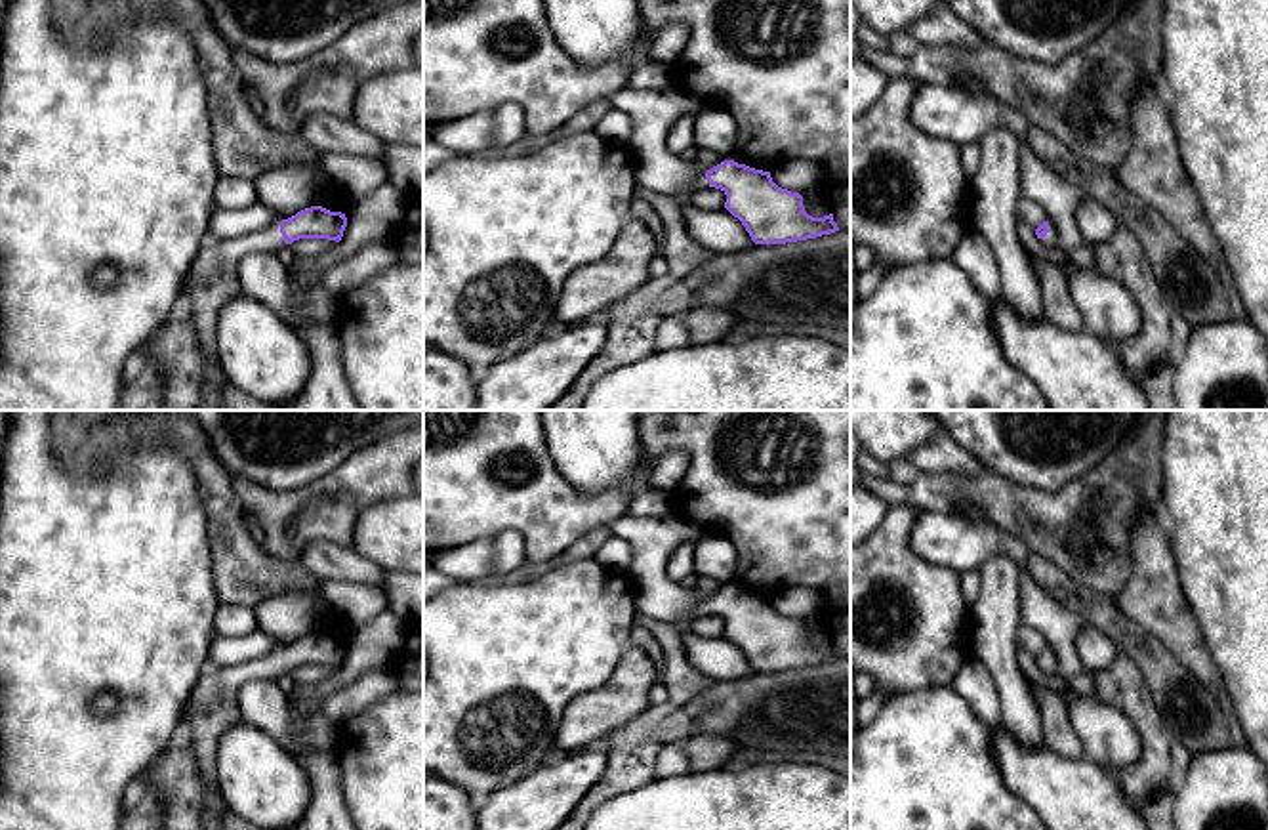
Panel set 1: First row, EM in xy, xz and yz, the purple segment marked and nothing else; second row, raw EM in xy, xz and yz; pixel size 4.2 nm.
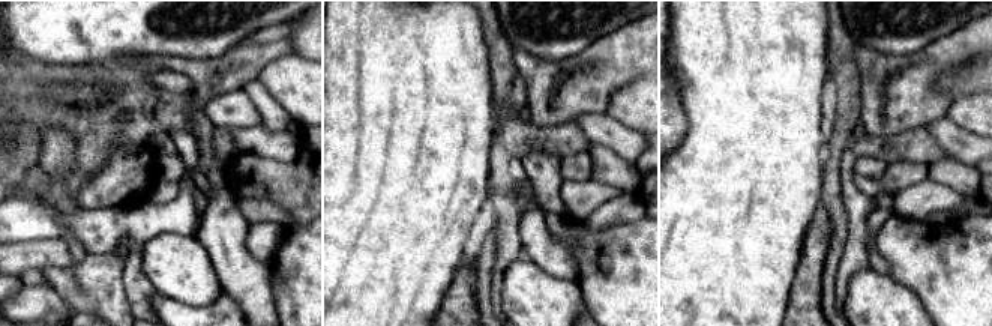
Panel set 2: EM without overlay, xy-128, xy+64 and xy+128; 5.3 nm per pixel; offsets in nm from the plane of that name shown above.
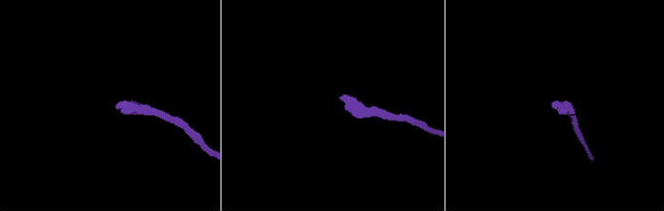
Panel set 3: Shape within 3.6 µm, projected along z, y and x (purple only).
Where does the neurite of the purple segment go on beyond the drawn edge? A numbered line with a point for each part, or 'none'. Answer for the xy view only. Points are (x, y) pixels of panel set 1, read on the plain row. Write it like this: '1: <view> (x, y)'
1: xy (218, 684)

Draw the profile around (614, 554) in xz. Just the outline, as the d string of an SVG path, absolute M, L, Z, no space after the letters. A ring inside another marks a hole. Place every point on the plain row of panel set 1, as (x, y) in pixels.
M610 536L595 553L593 557L599 565L618 571L618 572L627 572L633 551L629 544L624 538Z

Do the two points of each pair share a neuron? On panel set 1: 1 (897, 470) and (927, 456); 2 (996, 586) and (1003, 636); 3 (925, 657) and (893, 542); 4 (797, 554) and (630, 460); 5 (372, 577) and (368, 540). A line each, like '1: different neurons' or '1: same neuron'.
1: different neurons
2: same neuron
3: same neuron
4: different neurons
5: different neurons

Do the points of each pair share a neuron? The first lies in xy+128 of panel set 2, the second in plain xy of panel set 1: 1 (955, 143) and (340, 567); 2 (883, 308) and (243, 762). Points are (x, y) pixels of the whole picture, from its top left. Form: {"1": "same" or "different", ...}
{"1": "same", "2": "same"}

